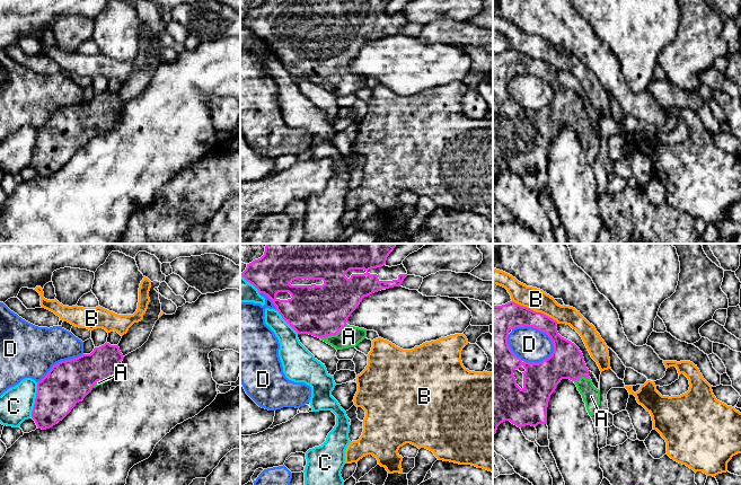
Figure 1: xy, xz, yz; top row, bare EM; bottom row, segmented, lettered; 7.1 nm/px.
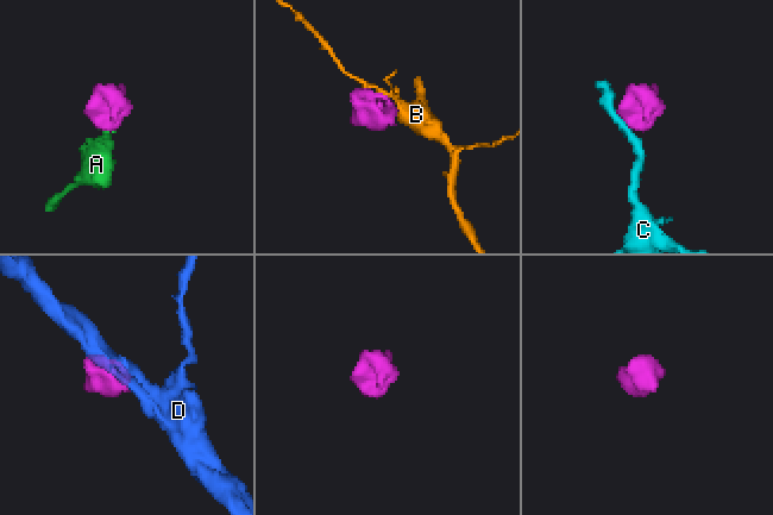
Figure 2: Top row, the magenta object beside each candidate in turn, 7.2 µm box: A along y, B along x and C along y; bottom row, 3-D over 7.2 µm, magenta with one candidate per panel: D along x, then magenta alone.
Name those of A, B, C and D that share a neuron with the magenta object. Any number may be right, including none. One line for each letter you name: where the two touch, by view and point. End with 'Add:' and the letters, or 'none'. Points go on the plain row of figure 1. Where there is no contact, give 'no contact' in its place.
A: contact xz (333, 81)
Add: A

